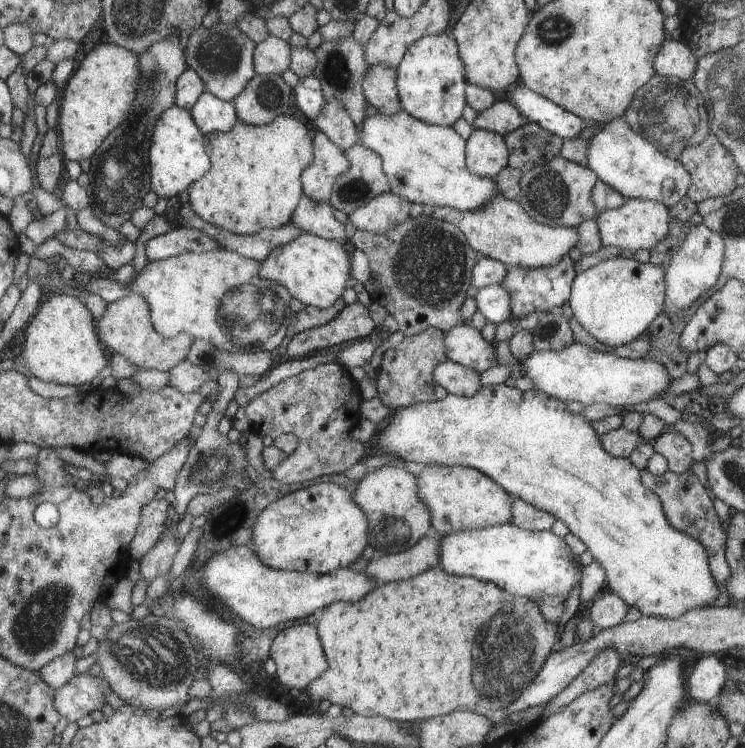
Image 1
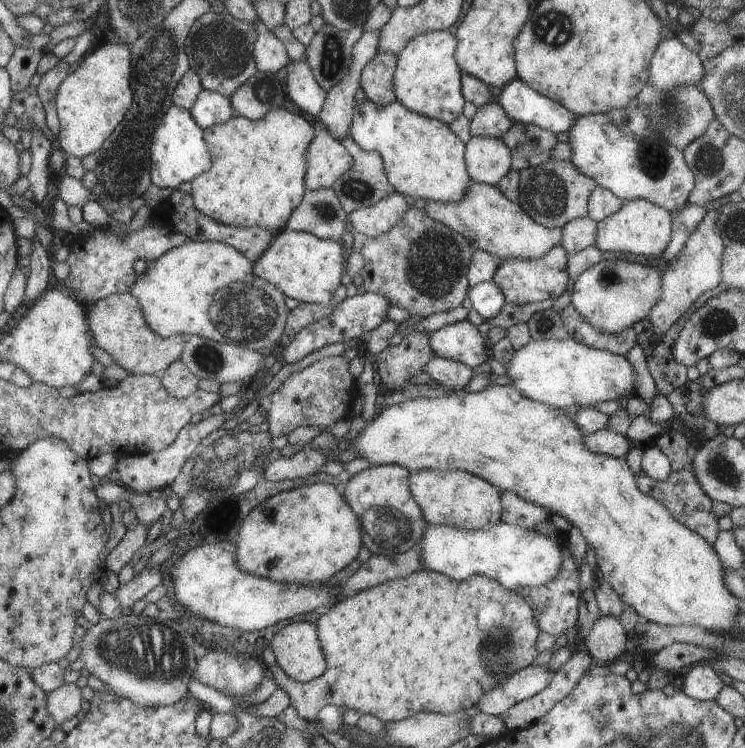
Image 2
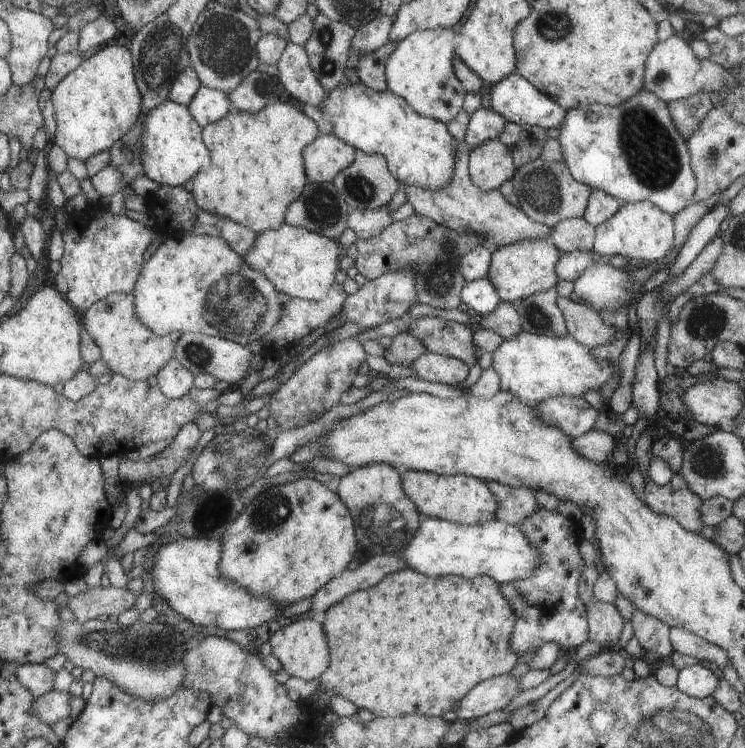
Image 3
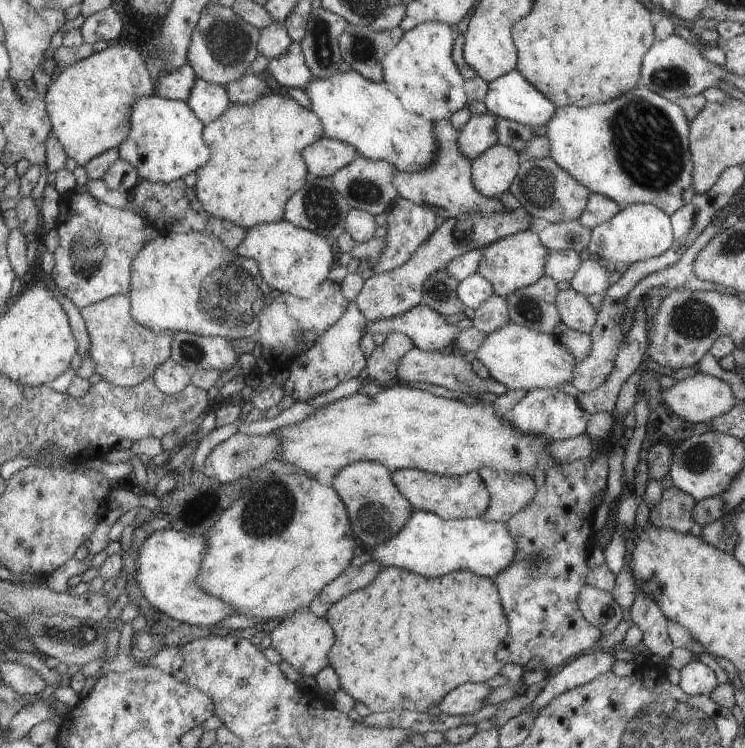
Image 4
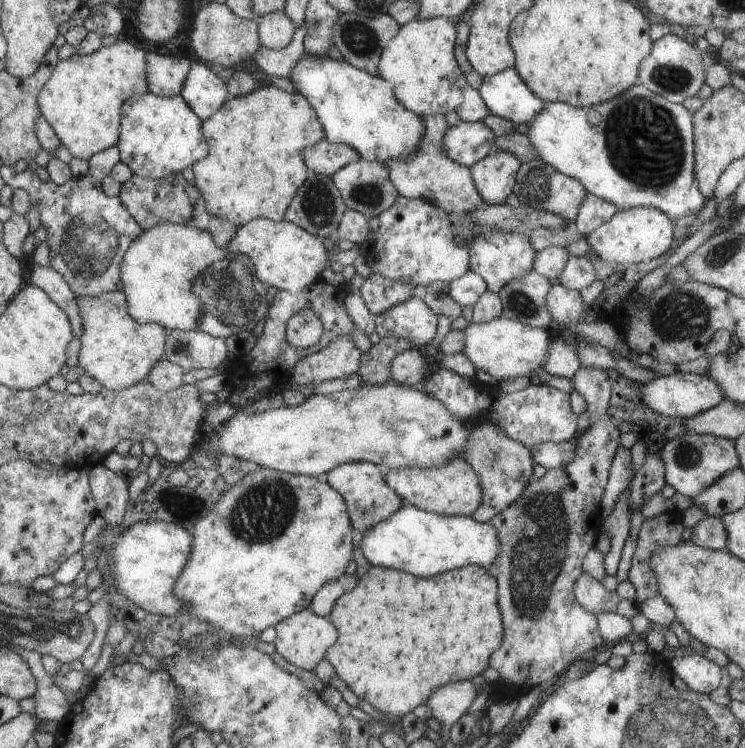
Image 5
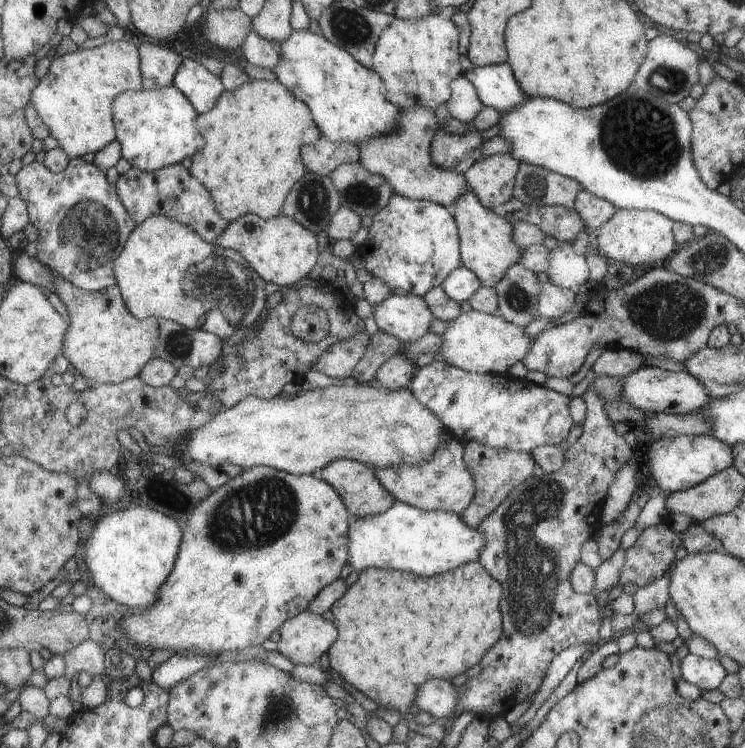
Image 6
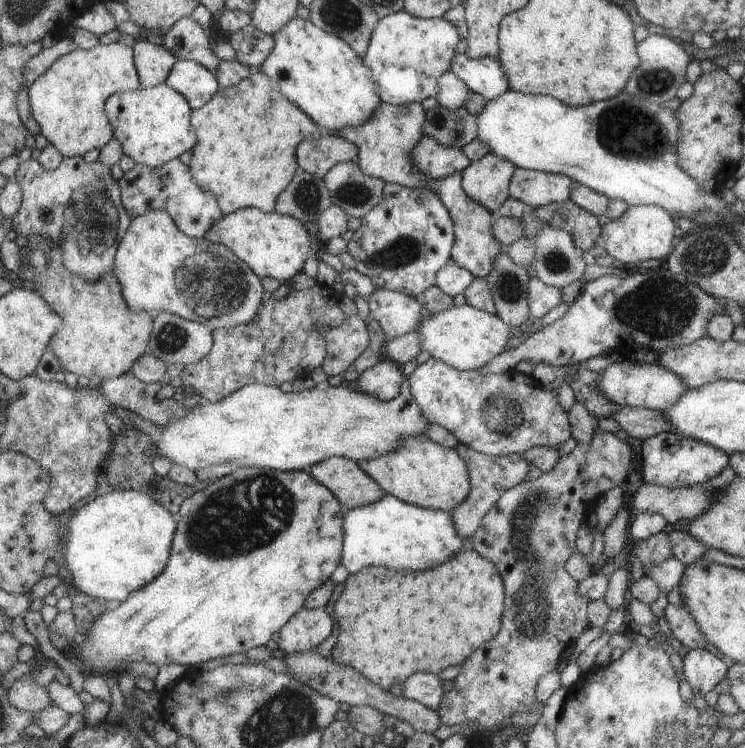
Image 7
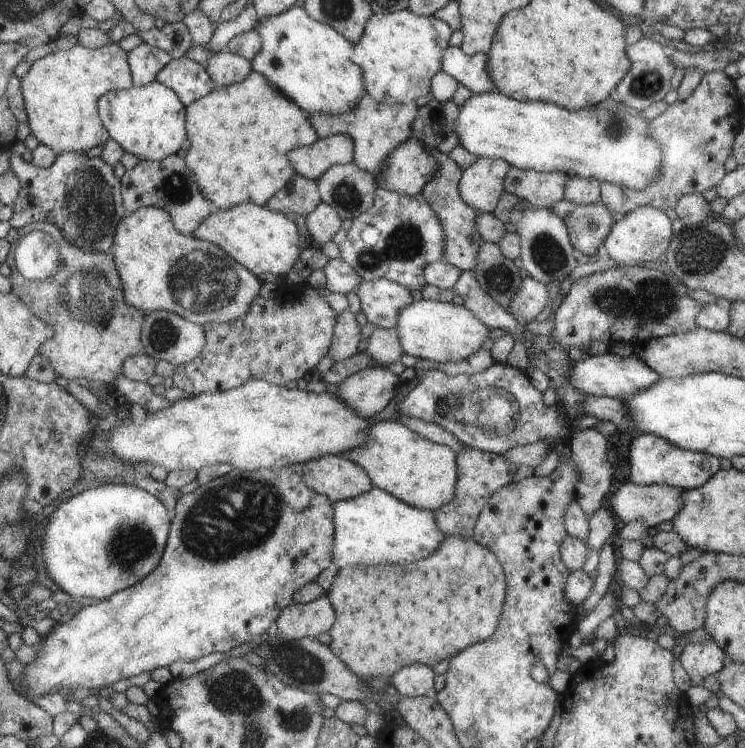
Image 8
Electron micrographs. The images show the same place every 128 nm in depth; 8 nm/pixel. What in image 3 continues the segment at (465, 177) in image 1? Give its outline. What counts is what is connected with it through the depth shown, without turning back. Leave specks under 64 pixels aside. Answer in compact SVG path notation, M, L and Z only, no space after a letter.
M346 81L343 83L339 83L337 86L335 86L335 88L326 91L325 96L323 96L323 100L321 100L321 104L319 104L319 108L323 113L323 118L331 122L331 126L333 126L332 132L338 139L342 139L342 141L346 142L349 146L354 147L357 150L357 152L361 150L367 155L383 155L386 158L386 163L391 171L391 174L394 174L394 177L398 178L398 181L403 182L404 185L418 186L419 188L427 188L427 190L433 190L433 192L435 192L435 190L445 189L446 186L450 184L451 178L454 177L454 168L456 165L456 147L458 146L458 142L451 135L449 135L449 132L445 127L446 123L419 115L410 106L410 103L408 103L406 99L401 98L399 95L389 92L387 89L385 89L383 92L379 92L376 90L371 90L371 87L363 86L363 84L361 83L351 84Z

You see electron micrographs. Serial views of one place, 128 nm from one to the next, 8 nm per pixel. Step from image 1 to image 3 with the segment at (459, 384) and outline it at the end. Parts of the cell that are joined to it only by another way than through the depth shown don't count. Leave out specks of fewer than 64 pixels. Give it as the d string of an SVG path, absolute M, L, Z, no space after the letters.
M426 351L408 366L416 378L457 387L467 378L467 363L458 358Z

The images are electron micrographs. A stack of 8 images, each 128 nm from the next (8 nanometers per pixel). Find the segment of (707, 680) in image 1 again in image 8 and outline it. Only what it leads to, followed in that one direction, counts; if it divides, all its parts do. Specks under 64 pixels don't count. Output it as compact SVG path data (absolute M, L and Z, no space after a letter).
M712 639L708 642L689 642L683 647L678 660L692 685L701 685L706 675L718 672L726 663L727 655Z

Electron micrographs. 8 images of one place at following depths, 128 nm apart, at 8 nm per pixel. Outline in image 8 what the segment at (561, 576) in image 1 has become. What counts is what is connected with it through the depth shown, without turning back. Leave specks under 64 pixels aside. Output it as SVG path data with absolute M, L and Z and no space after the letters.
M371 486L357 497L331 504L333 508L333 564L338 570L350 565L411 562L429 556L446 536L435 524L433 512L399 502L386 491Z

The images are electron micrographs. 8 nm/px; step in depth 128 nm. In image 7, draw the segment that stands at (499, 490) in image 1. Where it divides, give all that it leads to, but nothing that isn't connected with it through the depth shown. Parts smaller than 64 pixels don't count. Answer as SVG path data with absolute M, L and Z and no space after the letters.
M425 437L405 438L403 446L399 446L391 454L383 454L381 458L373 458L367 462L358 462L358 465L387 494L426 509L453 510L461 505L470 493L469 471L458 451L454 447L445 448L435 444Z

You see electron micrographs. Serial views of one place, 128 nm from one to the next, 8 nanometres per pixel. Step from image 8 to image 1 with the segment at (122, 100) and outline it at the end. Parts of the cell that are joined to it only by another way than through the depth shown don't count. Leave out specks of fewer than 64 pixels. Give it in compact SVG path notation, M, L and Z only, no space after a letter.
M173 104L161 114L154 126L149 161L150 190L159 198L176 197L193 181L206 174L210 169L210 157L206 153L205 136L189 111Z

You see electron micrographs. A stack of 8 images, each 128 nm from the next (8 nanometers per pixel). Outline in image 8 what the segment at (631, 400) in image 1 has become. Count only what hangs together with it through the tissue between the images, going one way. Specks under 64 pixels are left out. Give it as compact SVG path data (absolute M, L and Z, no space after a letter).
M428 299L412 301L410 305L403 308L393 328L403 354L435 363L466 360L472 353L481 349L481 344L487 338L486 332L490 329L463 305L455 306L452 303Z

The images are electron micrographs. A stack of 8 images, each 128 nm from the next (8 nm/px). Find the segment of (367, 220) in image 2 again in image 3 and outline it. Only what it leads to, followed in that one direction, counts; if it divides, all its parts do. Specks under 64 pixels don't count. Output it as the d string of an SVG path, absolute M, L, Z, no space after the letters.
M387 205L375 210L355 209L349 213L347 224L356 234L356 238L369 239L392 223L391 213Z

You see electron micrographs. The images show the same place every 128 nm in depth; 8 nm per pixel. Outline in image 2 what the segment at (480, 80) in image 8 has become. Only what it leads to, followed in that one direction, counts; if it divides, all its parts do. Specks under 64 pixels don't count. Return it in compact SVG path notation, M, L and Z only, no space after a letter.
M517 77L503 86L498 103L513 123L535 125L554 135L568 131L575 122L576 116L566 107L539 94Z

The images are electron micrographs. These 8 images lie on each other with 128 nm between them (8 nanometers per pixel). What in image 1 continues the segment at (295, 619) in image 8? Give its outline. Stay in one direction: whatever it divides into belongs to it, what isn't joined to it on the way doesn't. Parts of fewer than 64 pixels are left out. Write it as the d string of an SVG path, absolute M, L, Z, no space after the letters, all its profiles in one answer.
M295 624L277 633L269 647L269 657L276 666L277 680L288 688L305 690L317 677L326 672L329 662L322 649L318 631L309 624Z

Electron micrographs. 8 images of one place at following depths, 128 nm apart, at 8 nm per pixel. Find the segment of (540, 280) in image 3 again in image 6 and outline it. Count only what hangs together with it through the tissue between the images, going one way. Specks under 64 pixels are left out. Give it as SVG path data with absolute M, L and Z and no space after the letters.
M467 190L454 202L454 221L458 227L458 238L461 243L462 266L472 270L481 280L482 287L495 286L511 266L519 265L522 260L522 249L511 240L511 224L499 211L484 207L479 199Z

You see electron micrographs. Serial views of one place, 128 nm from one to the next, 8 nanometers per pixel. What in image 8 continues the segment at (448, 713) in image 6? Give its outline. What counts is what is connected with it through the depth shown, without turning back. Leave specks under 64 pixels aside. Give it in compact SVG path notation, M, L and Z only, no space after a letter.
M413 664L397 670L389 678L389 683L401 697L432 697L433 676L431 667Z

